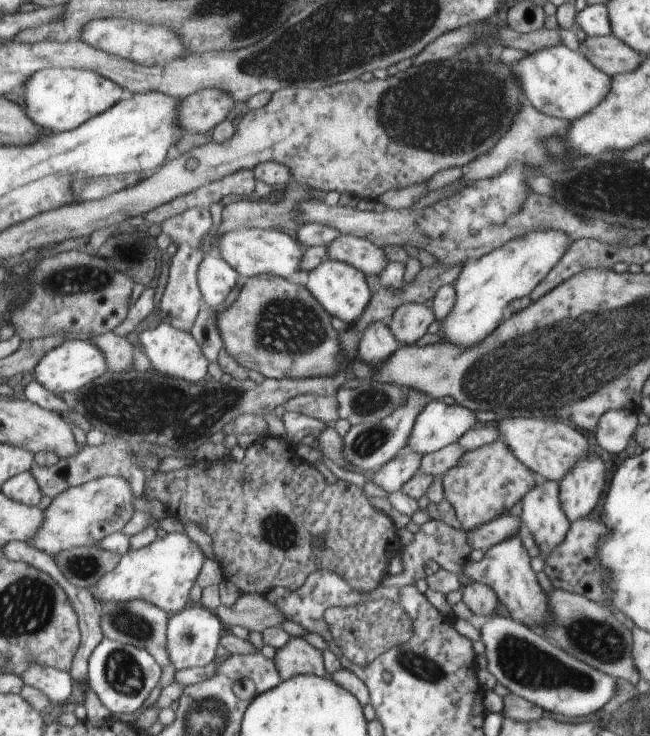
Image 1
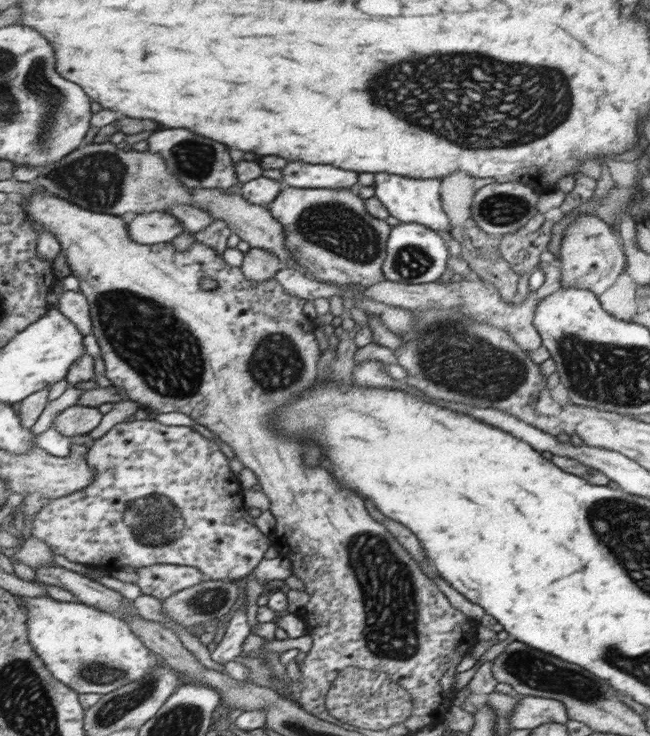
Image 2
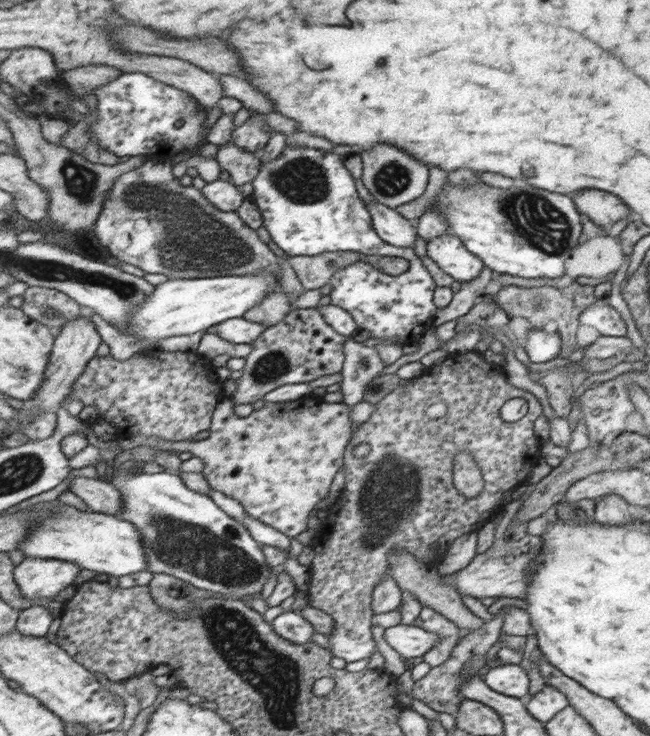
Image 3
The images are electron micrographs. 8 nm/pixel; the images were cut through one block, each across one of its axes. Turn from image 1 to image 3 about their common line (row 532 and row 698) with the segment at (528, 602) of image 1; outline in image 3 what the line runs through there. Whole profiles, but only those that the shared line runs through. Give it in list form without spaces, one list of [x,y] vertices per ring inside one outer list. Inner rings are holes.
[[[505,663],[505,666],[491,668],[483,676],[483,680],[493,693],[520,700],[527,692],[527,674],[515,664]]]

